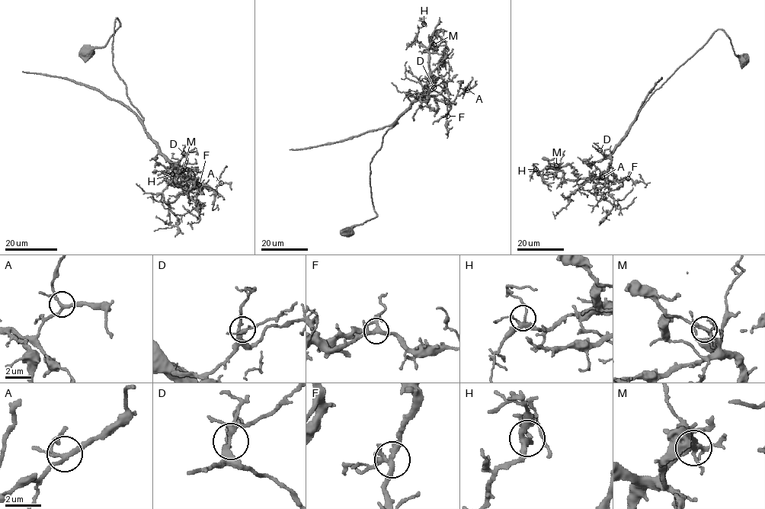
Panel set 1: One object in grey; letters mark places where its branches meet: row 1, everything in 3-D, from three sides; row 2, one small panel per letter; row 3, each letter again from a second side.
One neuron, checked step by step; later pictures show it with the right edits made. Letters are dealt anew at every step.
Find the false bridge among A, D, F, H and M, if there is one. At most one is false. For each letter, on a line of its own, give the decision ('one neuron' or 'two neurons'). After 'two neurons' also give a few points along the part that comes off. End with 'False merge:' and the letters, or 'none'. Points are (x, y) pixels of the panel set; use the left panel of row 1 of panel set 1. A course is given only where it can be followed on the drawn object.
A: one neuron
D: one neuron
F: one neuron
H: one neuron
M: one neuron
False merge: none

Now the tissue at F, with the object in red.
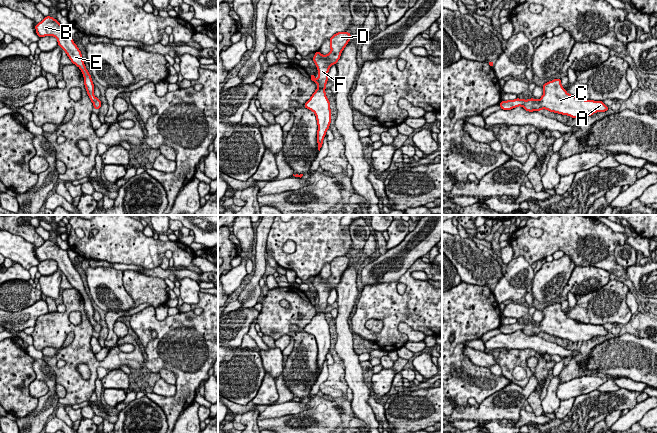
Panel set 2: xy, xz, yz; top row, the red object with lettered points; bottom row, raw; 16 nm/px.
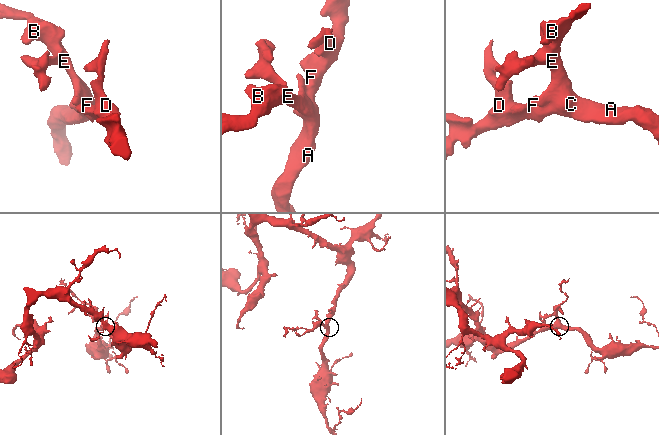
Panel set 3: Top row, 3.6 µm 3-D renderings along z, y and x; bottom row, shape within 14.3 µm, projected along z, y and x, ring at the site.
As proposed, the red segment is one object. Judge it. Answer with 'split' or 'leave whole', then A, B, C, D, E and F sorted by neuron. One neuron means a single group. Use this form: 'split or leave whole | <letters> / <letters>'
leave whole | A B C D E F

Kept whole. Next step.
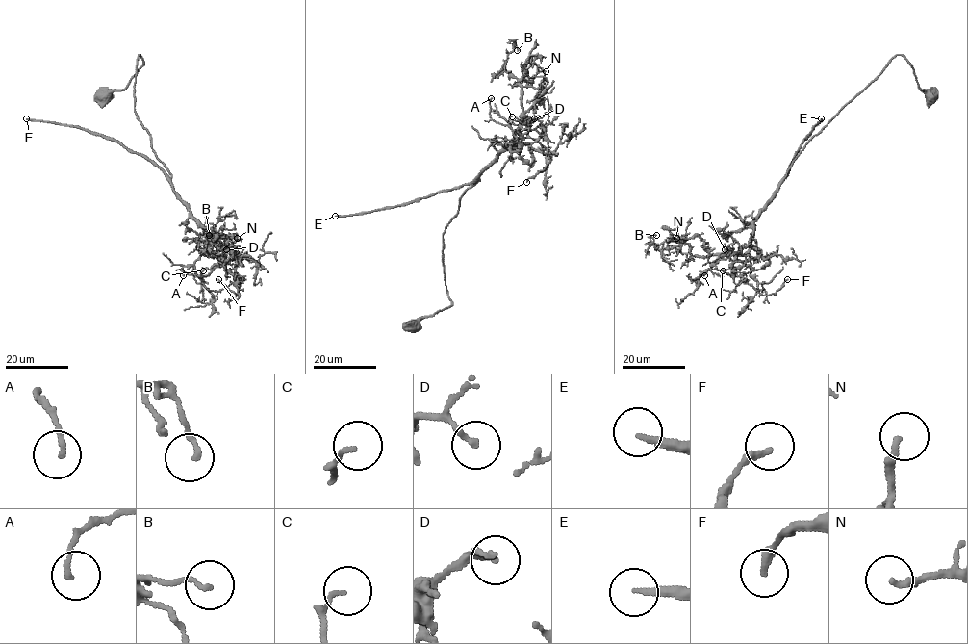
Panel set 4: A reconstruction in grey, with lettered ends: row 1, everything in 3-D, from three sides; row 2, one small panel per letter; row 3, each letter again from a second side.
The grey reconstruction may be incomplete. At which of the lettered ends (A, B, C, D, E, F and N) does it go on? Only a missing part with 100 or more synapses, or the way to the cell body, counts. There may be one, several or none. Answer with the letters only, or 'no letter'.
E

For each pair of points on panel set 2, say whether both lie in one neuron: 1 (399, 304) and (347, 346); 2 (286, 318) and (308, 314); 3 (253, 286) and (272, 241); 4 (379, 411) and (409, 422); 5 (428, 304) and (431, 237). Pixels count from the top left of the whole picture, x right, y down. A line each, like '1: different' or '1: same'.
1: different
2: same
3: different
4: different
5: different

